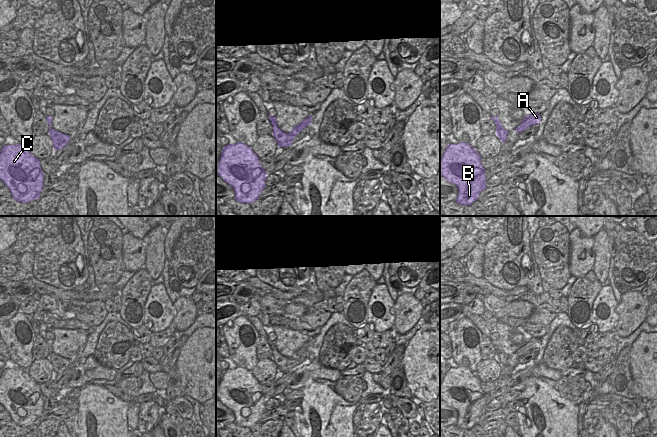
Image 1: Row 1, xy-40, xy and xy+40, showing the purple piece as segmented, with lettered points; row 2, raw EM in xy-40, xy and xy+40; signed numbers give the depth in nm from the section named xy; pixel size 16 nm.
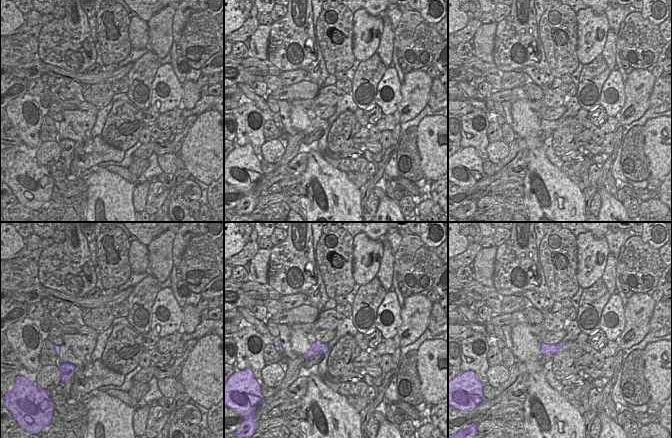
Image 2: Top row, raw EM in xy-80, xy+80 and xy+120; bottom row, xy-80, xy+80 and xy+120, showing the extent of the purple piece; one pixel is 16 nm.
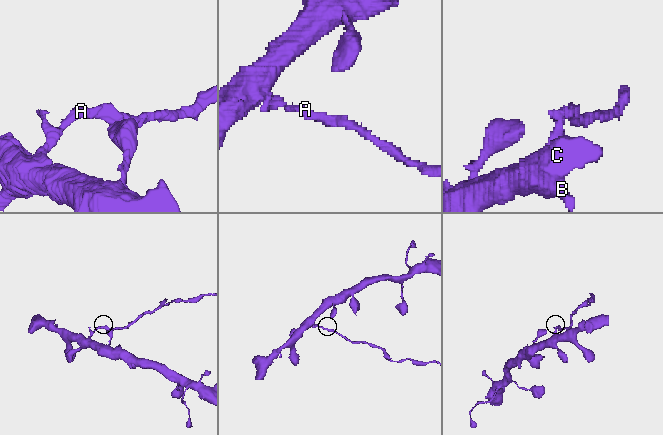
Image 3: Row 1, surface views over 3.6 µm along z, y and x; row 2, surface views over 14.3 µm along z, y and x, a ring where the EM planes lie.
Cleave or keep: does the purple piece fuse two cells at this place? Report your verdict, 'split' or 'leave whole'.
split

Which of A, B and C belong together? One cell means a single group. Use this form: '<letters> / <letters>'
A / B C

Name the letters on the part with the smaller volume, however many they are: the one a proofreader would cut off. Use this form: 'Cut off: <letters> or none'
Cut off: A

